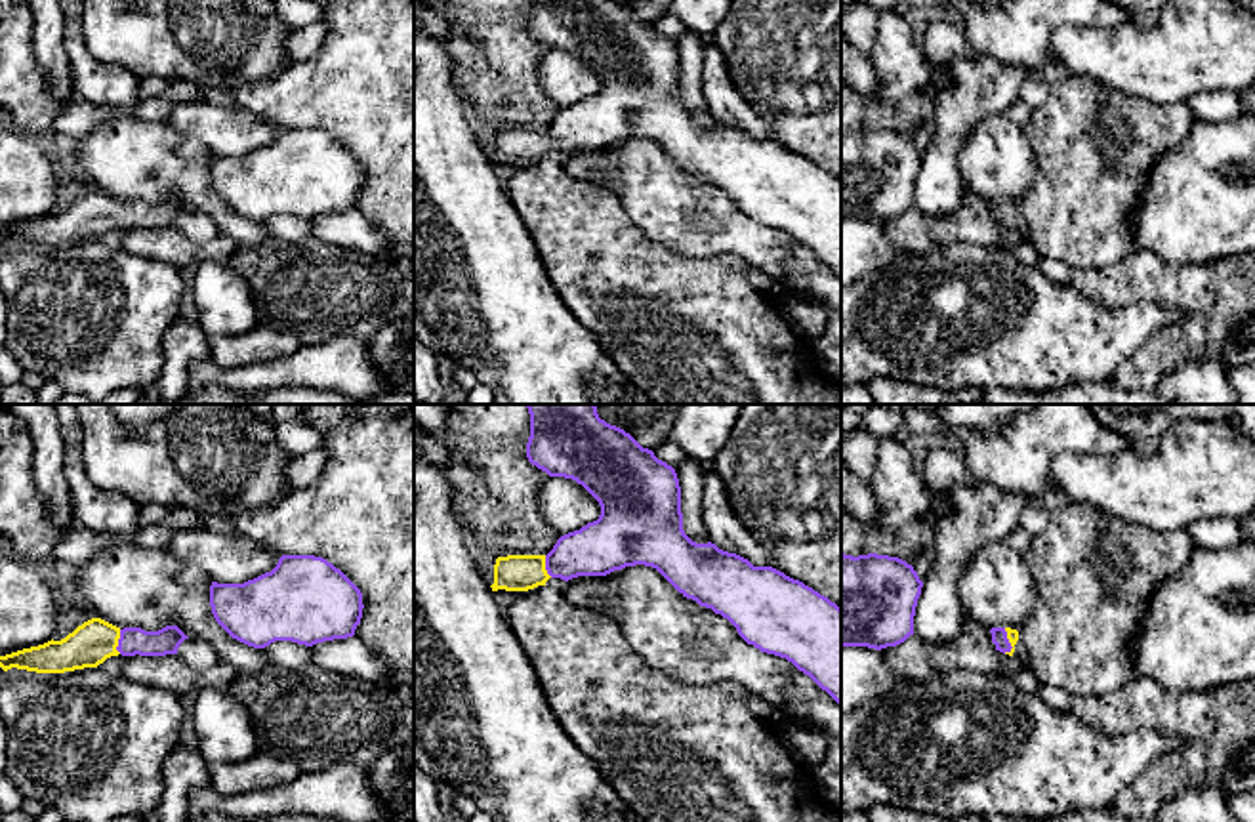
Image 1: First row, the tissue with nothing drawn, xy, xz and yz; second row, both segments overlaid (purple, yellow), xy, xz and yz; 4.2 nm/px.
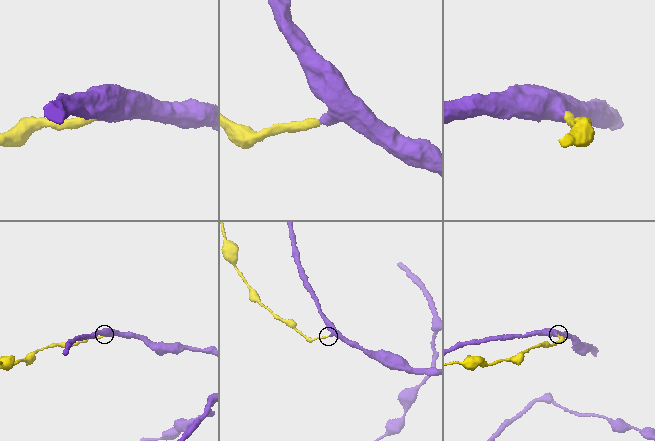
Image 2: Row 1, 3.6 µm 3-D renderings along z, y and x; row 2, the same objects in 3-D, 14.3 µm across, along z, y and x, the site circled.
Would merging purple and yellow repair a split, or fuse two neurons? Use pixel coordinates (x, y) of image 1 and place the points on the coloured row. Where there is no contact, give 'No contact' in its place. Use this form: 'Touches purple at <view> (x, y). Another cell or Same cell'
Touches purple at xy (119, 641). Same cell

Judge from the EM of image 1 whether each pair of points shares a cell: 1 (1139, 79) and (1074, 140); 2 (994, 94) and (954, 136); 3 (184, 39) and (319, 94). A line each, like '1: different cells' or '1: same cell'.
1: different cells
2: same cell
3: different cells

